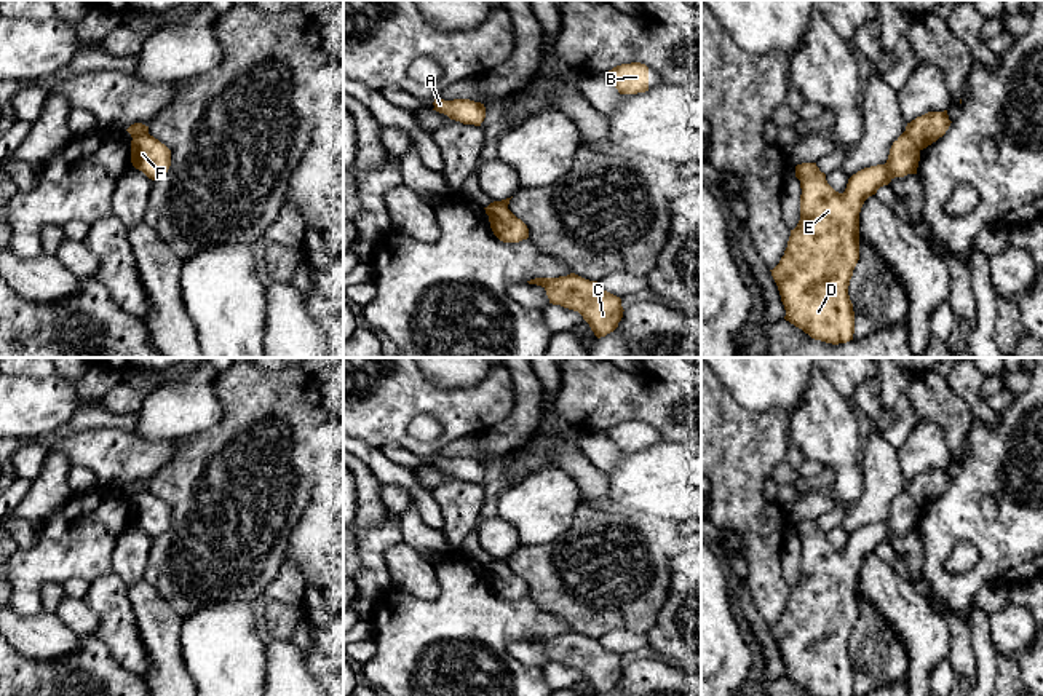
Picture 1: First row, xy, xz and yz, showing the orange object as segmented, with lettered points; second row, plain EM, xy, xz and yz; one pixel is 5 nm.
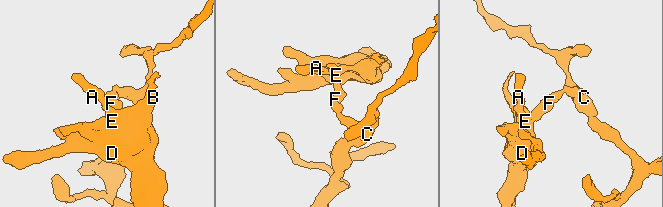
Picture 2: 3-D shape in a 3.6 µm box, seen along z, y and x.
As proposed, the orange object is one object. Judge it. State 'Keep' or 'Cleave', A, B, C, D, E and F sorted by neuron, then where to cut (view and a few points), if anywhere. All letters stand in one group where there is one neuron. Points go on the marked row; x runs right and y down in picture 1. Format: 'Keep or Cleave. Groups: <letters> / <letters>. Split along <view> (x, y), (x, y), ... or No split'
Cleave. Groups: A B D E F / C. Split along yz (904, 131), (920, 149)

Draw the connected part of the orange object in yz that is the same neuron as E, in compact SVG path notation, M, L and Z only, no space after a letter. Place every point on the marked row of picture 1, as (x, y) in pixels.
M902 132L891 145L885 164L864 168L848 179L843 193L835 192L816 163L795 166L800 180L800 220L779 263L770 270L786 310L784 319L815 340L839 345L853 340L855 311L848 295L850 279L859 260L859 212L864 201L894 177L917 174L920 148Z

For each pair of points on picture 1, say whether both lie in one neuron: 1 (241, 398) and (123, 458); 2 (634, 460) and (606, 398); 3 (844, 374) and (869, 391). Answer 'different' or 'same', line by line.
1: different
2: different
3: different

